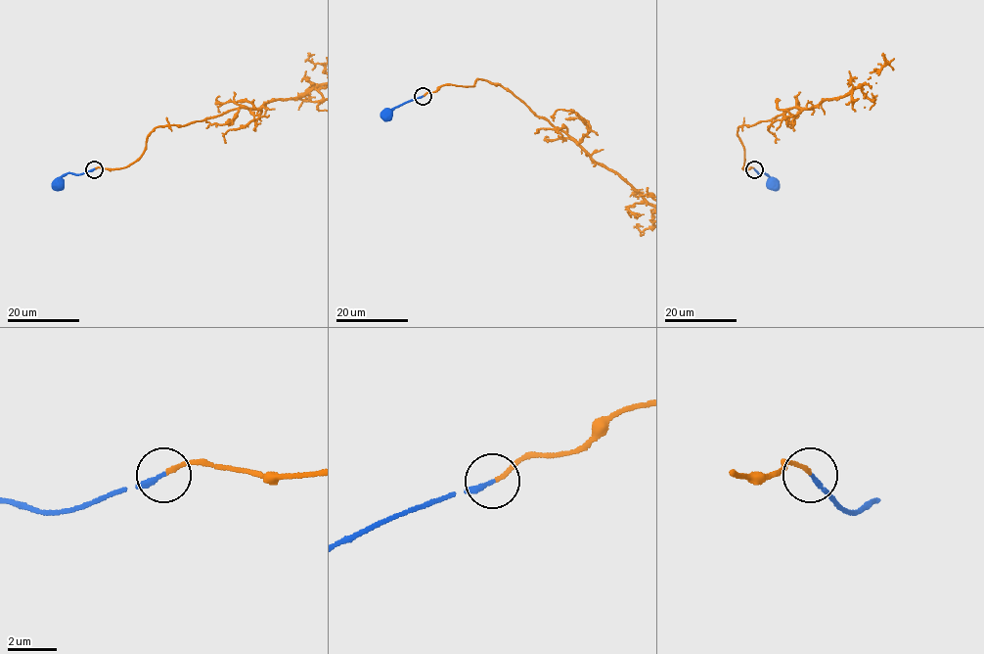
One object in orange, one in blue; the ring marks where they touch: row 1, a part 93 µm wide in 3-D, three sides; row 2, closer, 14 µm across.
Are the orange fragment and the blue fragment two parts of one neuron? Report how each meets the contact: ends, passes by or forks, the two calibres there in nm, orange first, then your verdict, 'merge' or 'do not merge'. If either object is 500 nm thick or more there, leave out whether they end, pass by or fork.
orange ends there; blue ends there; 160 nm thick on the orange side, 200 nm on the other; merge

